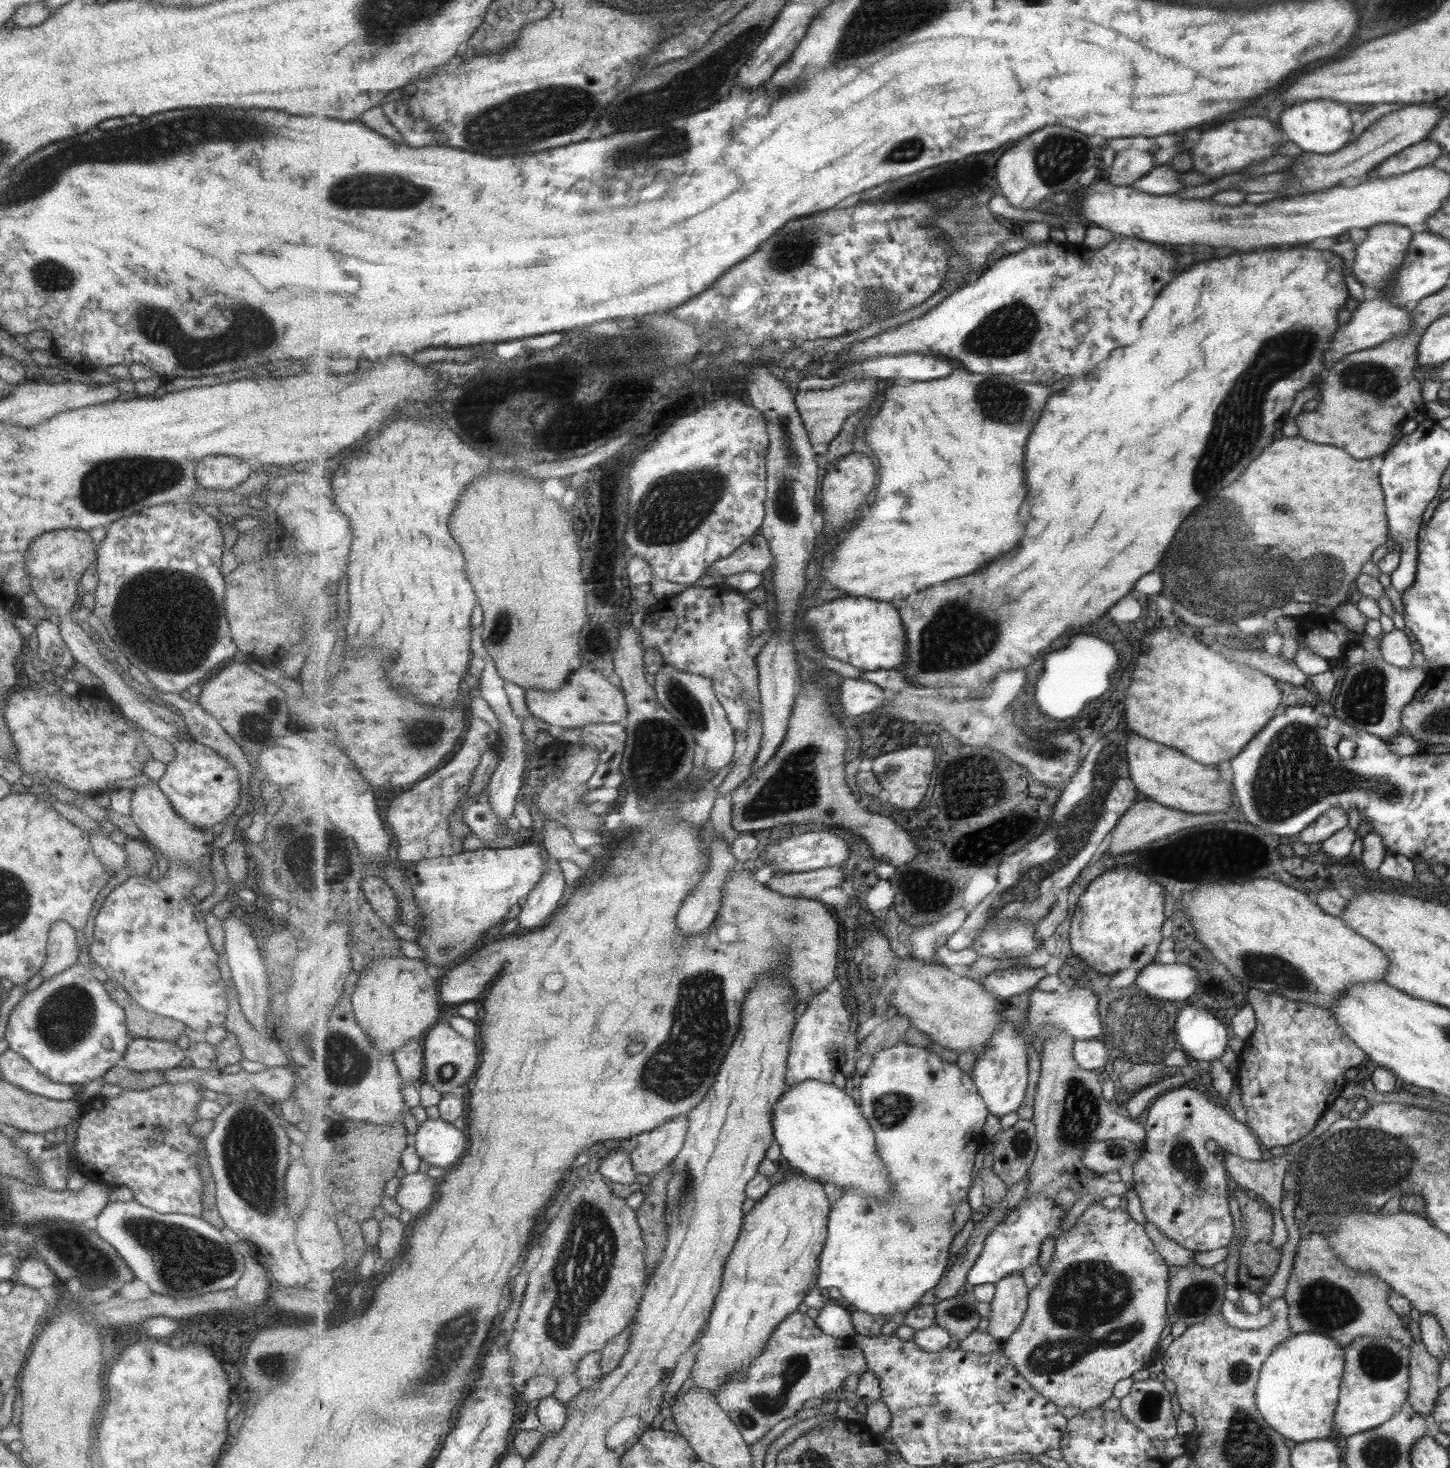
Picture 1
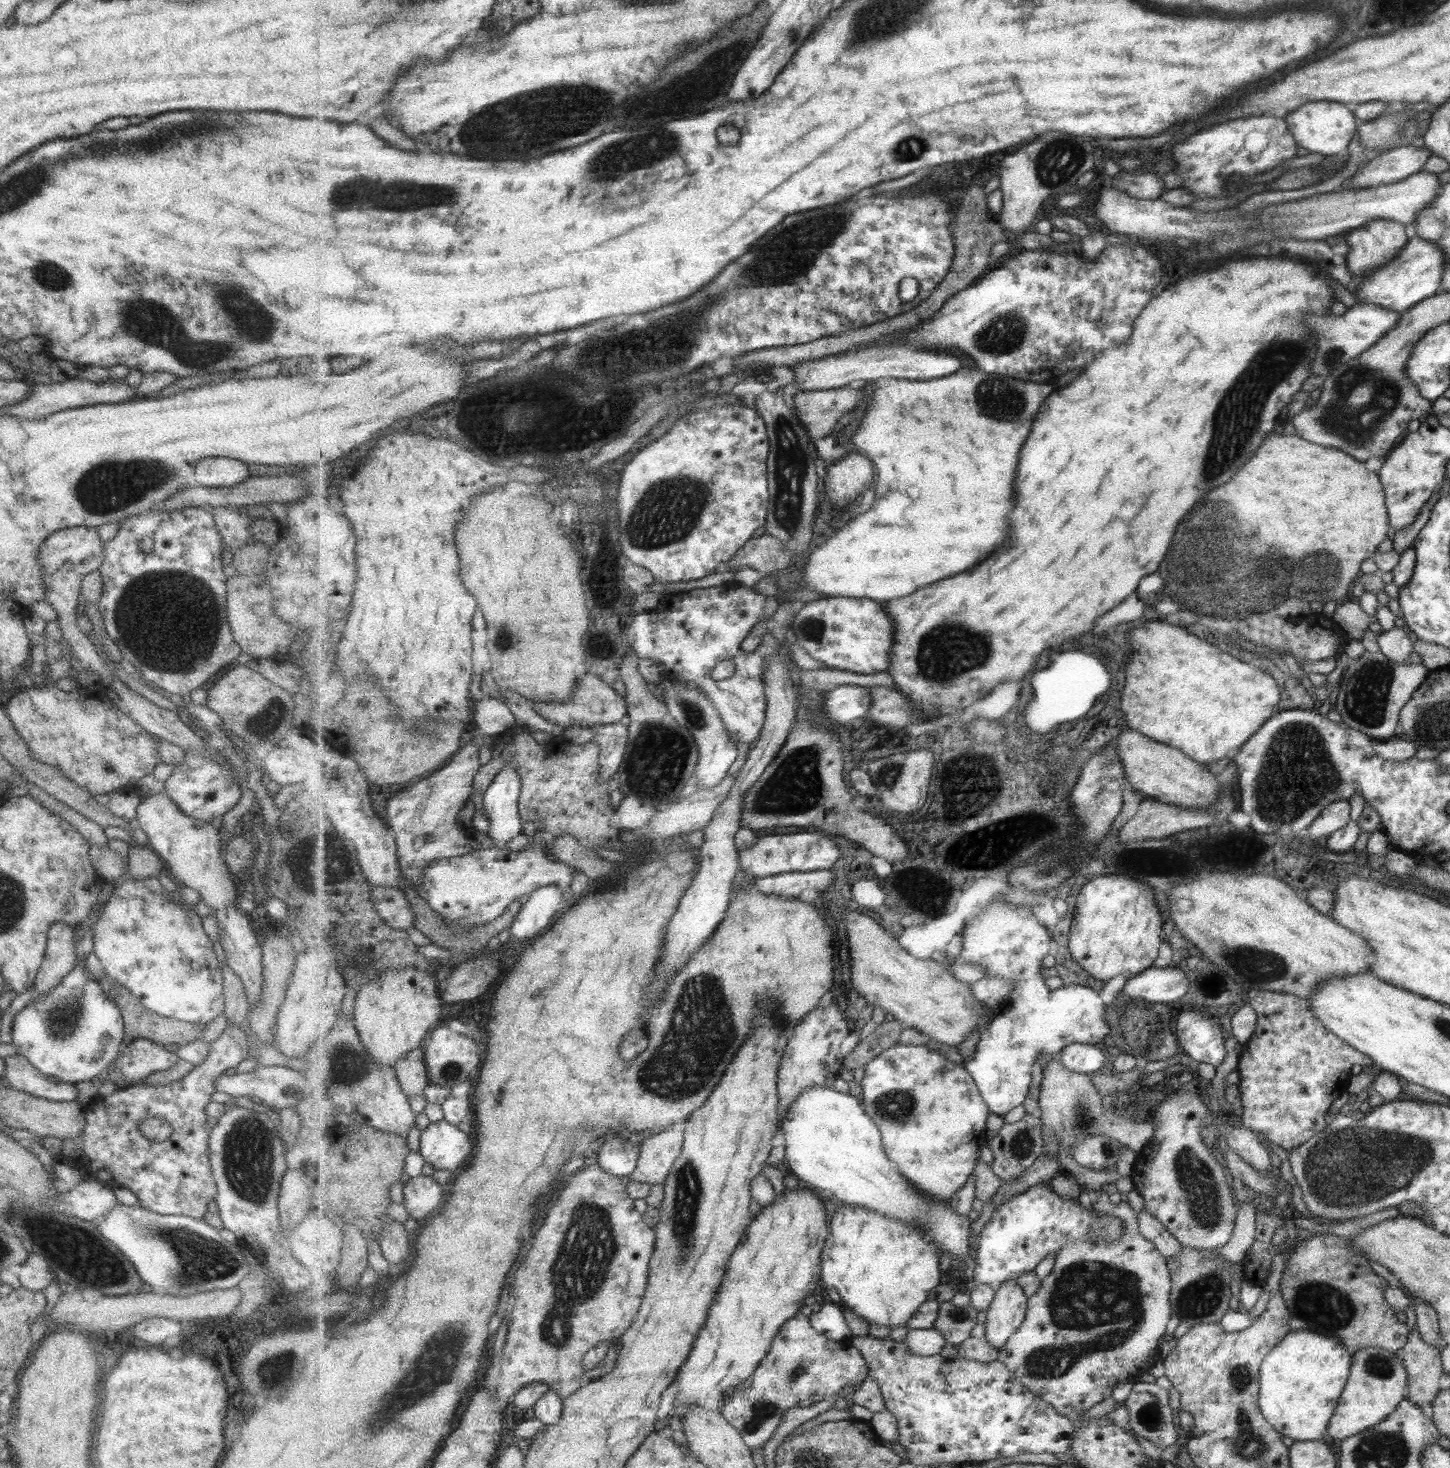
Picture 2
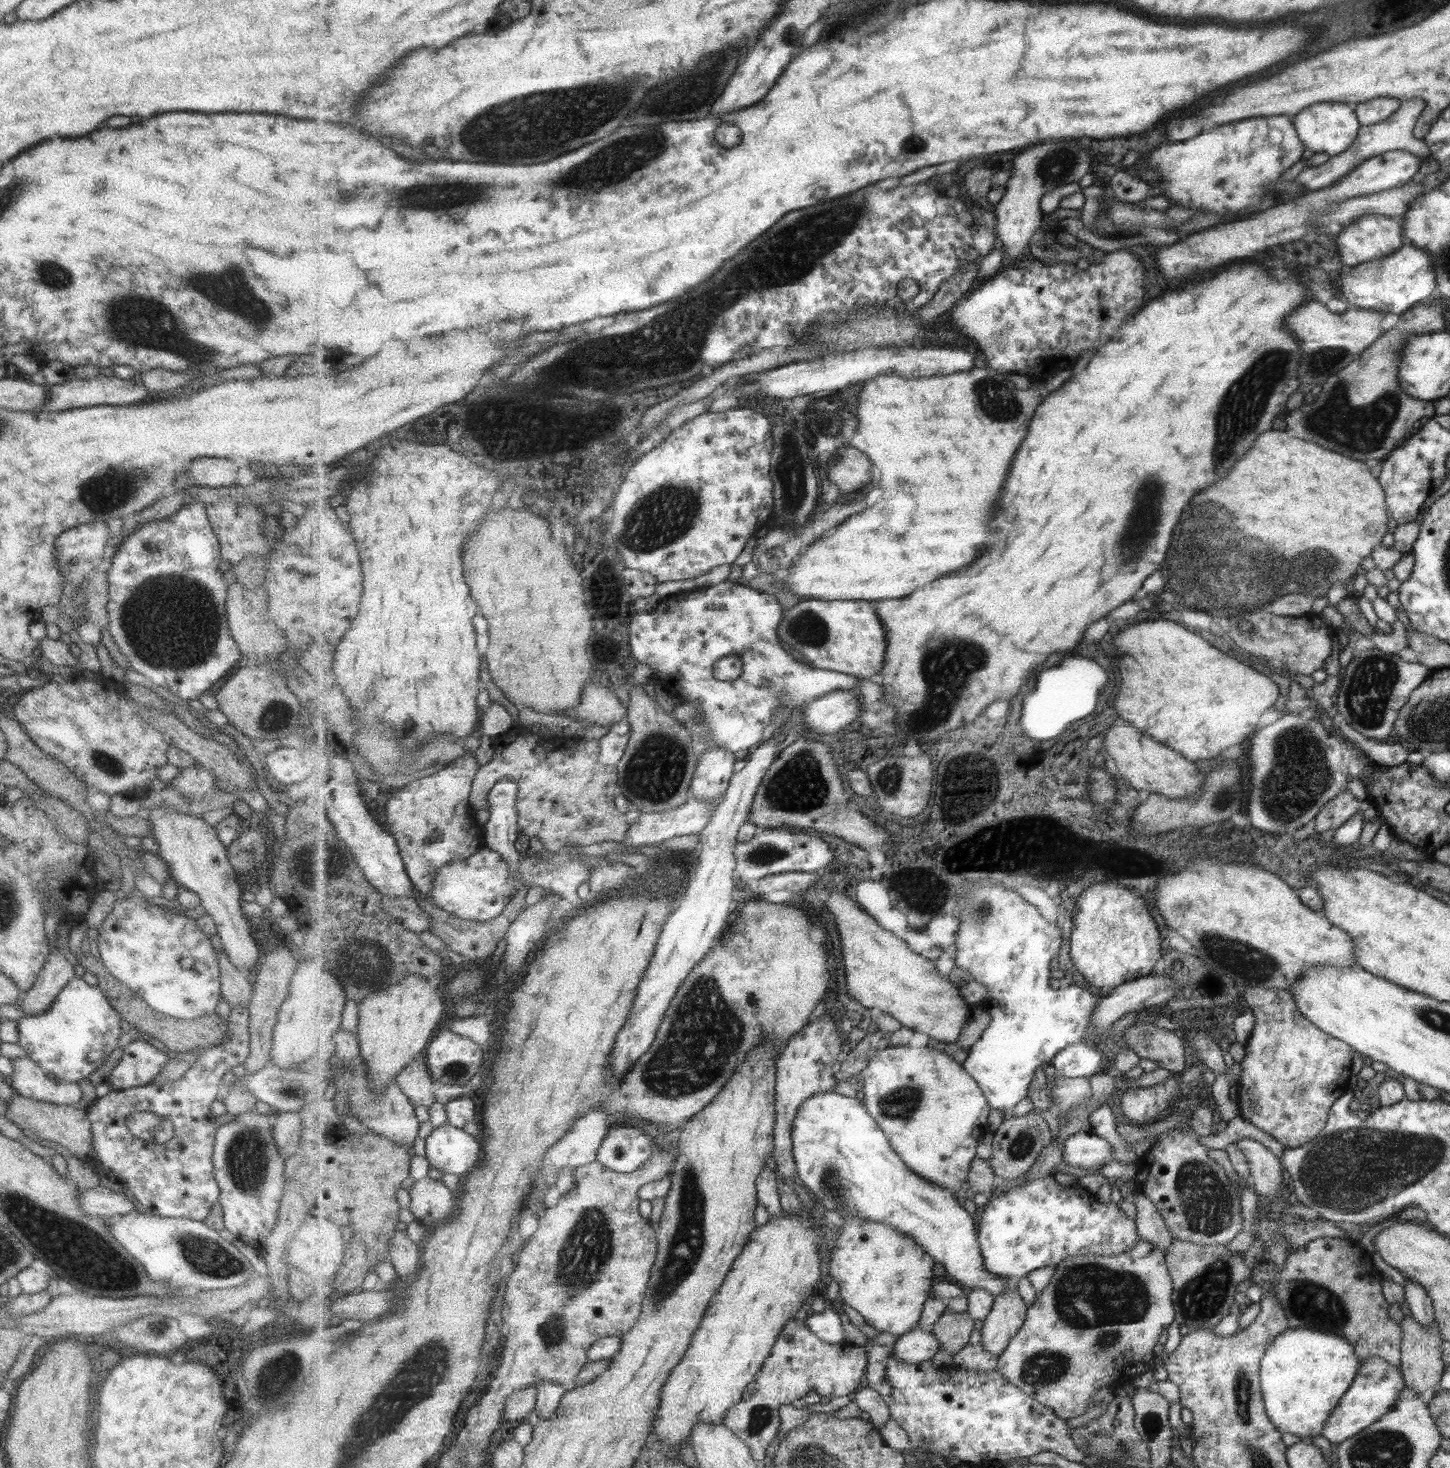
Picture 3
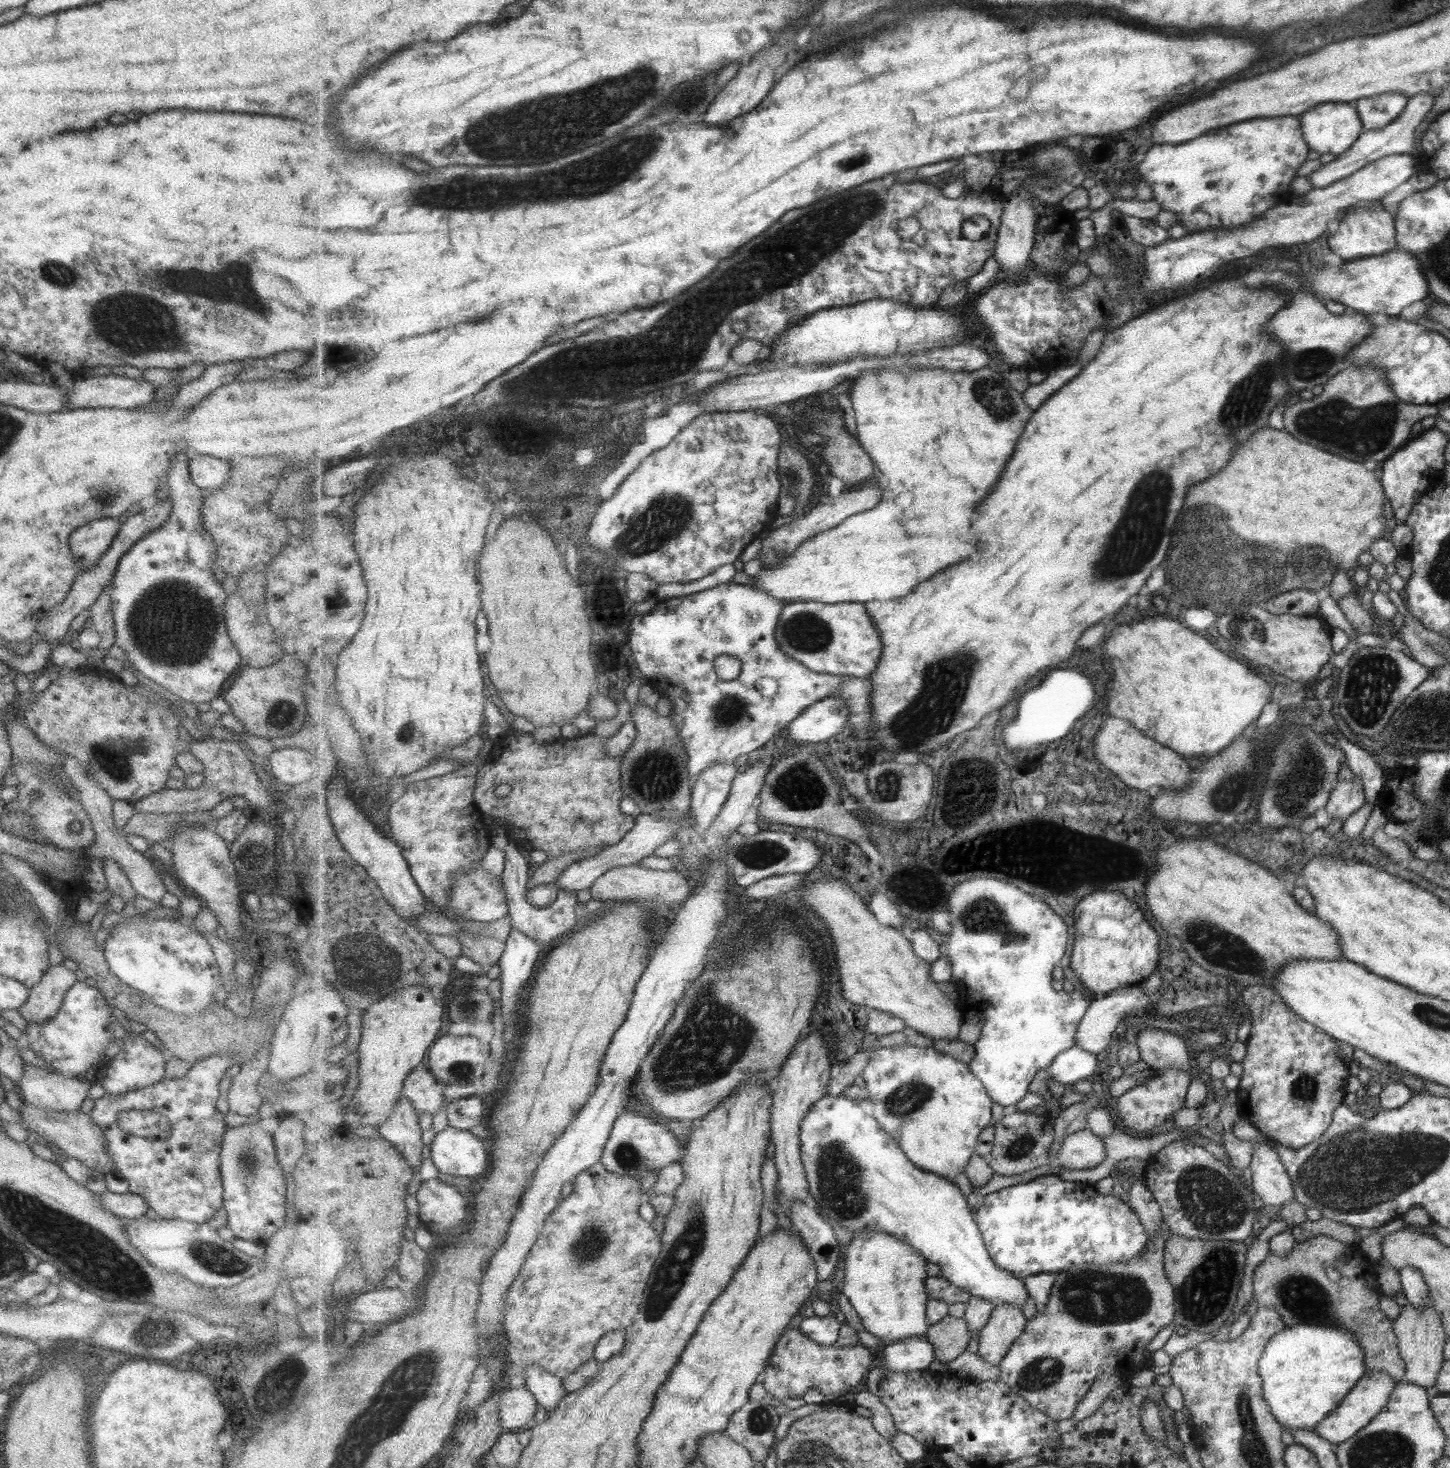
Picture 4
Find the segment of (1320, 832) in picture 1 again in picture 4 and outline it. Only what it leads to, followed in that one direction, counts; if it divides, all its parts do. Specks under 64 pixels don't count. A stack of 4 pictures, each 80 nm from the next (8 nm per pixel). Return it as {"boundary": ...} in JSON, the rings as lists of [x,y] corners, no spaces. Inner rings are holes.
{"boundary":[[[1354,776],[1349,782],[1343,781],[1334,785],[1323,809],[1329,820],[1343,821],[1365,804],[1360,781]]]}

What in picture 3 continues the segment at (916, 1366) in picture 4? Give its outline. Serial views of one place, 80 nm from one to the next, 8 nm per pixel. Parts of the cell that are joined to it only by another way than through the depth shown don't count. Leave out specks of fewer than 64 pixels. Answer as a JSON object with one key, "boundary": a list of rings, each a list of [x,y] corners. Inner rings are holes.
{"boundary":[[[921,1328],[904,1334],[895,1346],[895,1356],[907,1363],[927,1362],[942,1349],[938,1336]]]}

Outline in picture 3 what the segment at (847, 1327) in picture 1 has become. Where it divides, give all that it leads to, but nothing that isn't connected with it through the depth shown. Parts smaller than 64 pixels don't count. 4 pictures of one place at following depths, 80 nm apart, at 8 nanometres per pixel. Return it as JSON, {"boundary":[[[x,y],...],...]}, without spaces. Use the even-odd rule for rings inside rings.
{"boundary":[[[827,1305],[824,1311],[808,1317],[806,1323],[816,1335],[819,1335],[819,1338],[831,1344],[846,1340],[842,1311],[835,1310],[830,1305]]]}

